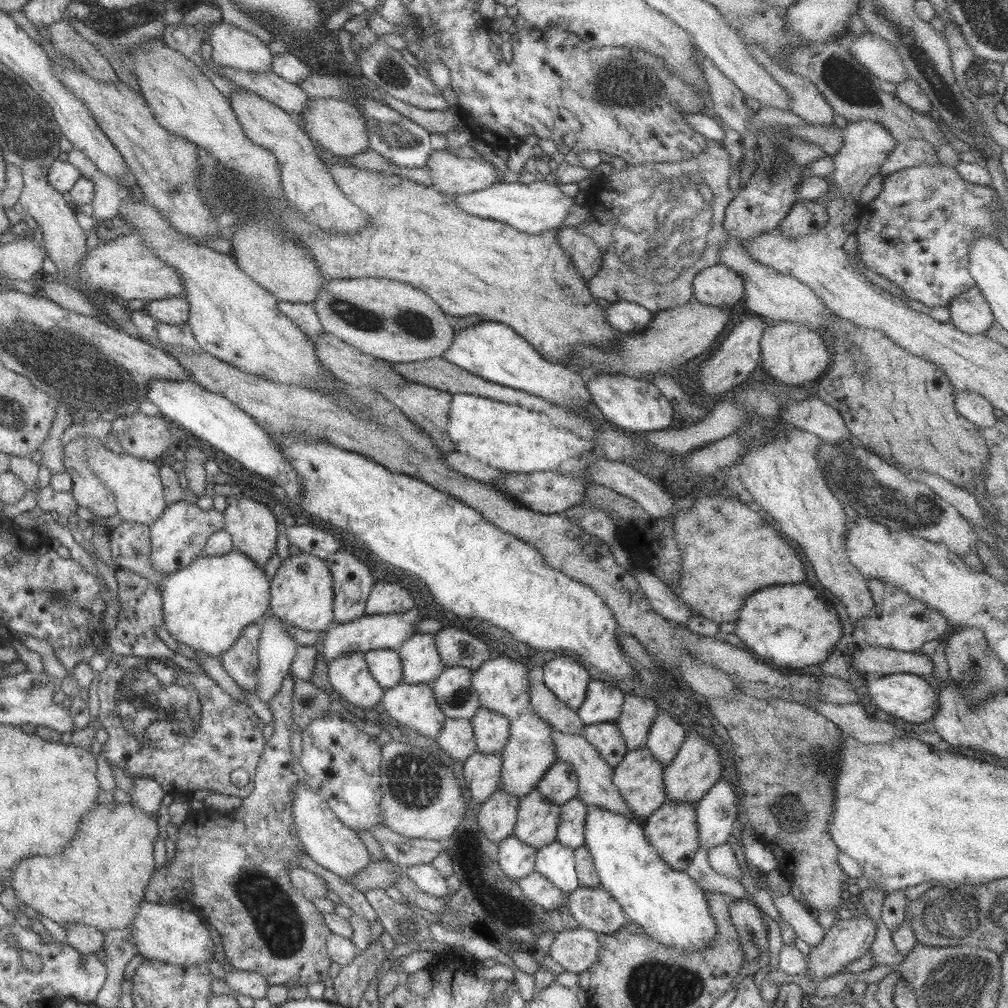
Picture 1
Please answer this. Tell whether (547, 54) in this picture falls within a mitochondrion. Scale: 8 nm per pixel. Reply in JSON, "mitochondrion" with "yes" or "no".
{"mitochondrion":"no"}

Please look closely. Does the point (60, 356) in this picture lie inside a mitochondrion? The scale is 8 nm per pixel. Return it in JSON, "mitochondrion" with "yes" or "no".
{"mitochondrion":"yes"}

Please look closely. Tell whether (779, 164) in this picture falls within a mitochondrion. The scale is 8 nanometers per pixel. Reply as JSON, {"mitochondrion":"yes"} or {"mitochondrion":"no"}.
{"mitochondrion":"yes"}

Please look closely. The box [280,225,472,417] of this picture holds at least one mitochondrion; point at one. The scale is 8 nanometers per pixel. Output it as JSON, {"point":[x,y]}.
{"point":[347,310]}

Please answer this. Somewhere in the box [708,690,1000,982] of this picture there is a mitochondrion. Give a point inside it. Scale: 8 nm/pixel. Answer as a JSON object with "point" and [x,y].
{"point":[958,915]}

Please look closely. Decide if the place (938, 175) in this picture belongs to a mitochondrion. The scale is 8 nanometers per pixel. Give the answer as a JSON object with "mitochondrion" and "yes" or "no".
{"mitochondrion":"no"}

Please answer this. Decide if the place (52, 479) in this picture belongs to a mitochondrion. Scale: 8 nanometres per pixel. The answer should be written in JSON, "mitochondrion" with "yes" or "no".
{"mitochondrion":"no"}

